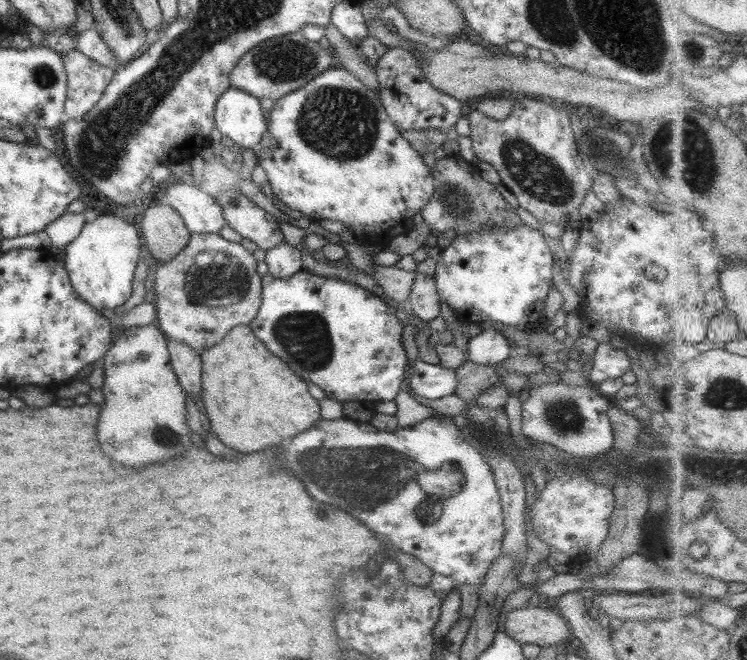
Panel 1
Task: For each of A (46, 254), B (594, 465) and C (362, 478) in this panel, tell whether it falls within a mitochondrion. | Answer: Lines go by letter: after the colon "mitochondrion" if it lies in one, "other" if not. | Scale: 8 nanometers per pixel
A: other
B: mitochondrion
C: mitochondrion

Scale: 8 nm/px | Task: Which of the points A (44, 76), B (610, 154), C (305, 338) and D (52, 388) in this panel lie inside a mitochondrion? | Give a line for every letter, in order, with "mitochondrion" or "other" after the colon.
A: mitochondrion
B: mitochondrion
C: mitochondrion
D: other

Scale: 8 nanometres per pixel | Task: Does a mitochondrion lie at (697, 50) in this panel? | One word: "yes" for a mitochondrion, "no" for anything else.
yes

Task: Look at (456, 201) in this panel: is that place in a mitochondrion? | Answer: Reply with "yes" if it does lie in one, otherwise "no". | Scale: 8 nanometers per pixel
yes

